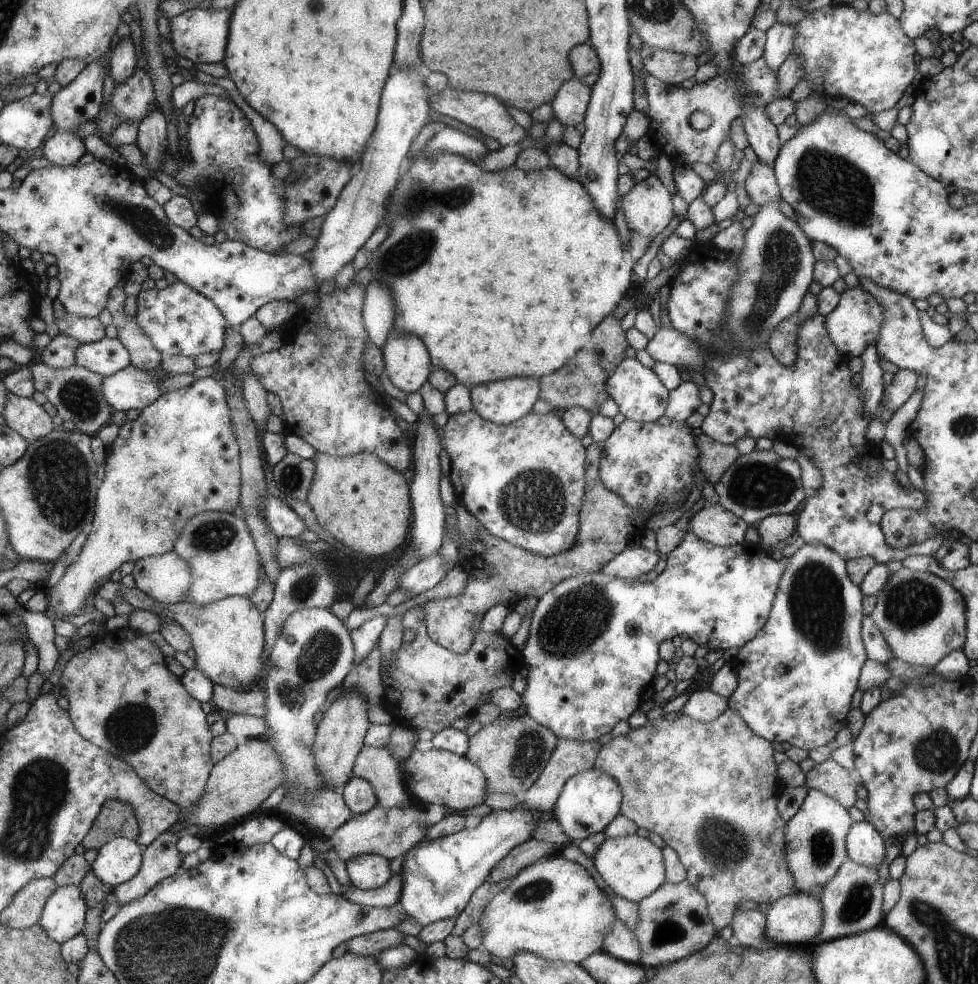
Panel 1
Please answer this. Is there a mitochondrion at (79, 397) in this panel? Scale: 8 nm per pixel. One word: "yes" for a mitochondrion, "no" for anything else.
yes

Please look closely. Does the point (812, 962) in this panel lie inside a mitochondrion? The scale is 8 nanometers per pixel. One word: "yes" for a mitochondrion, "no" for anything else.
no

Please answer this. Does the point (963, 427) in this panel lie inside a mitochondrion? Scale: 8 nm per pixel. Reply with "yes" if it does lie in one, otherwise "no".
yes

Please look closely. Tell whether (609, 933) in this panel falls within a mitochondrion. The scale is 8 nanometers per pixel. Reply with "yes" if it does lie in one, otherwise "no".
no

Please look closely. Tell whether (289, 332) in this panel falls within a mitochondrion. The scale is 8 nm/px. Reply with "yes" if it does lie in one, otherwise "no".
no

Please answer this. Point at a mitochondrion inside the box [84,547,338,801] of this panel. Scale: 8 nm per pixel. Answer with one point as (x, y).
(132, 727)

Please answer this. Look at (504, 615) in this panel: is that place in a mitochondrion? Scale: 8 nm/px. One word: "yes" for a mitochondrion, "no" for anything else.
no

